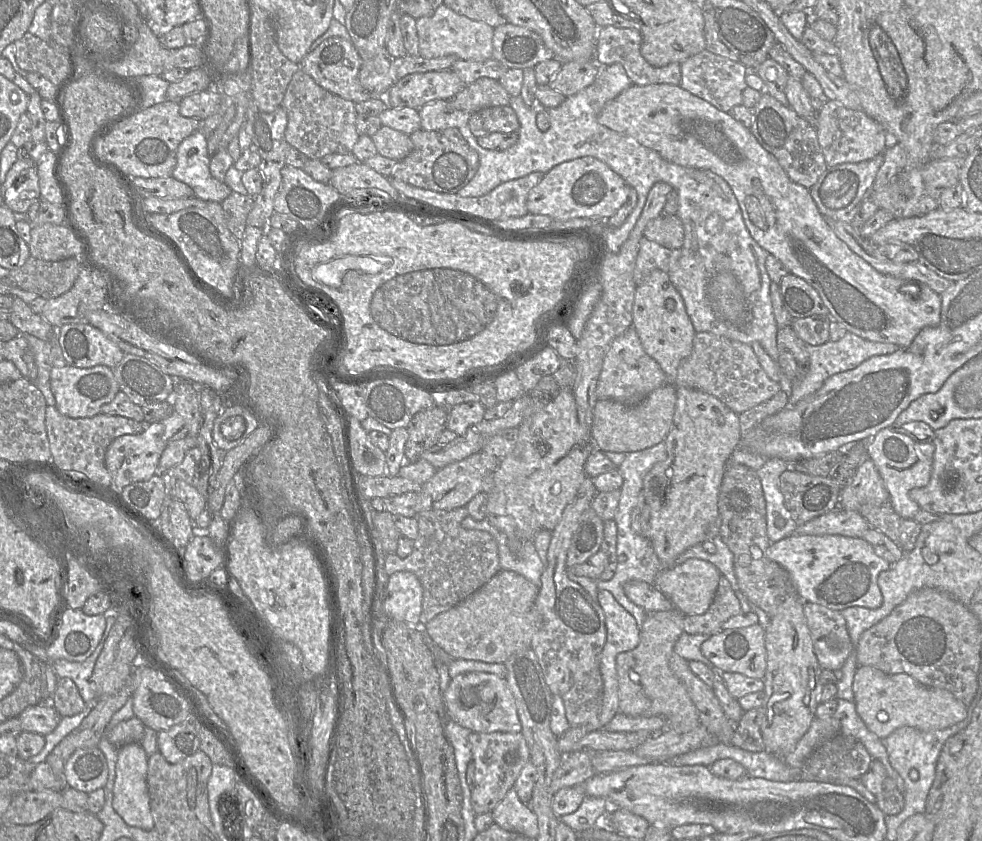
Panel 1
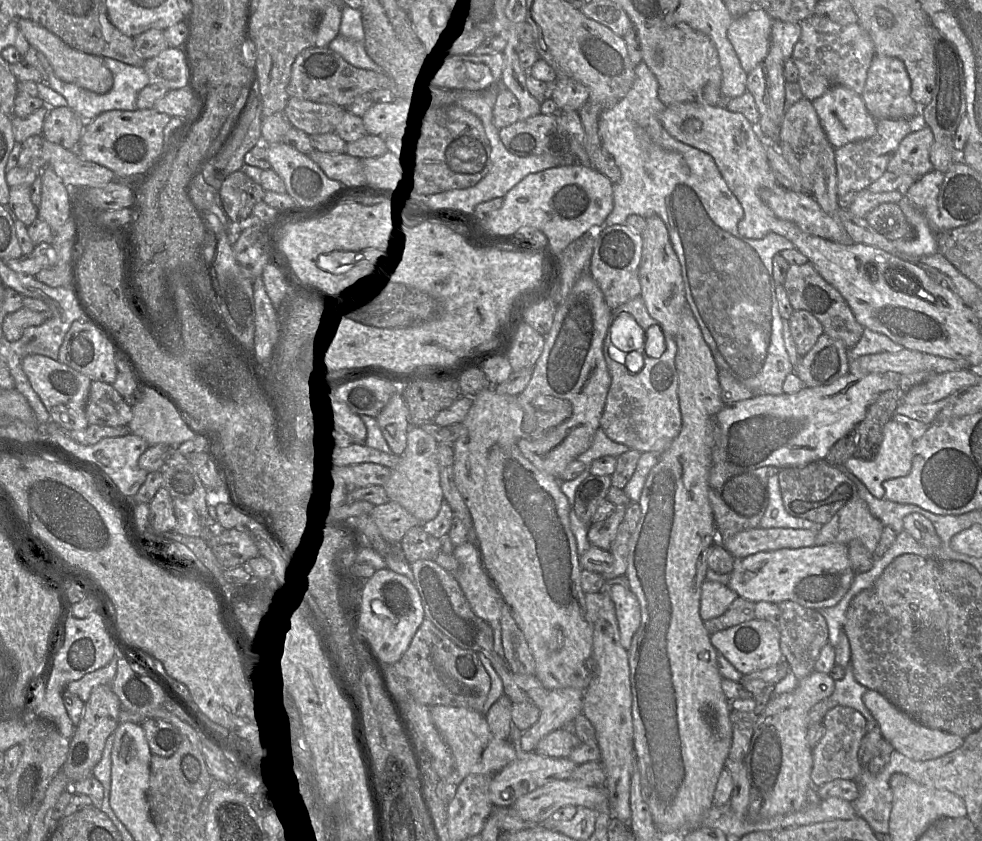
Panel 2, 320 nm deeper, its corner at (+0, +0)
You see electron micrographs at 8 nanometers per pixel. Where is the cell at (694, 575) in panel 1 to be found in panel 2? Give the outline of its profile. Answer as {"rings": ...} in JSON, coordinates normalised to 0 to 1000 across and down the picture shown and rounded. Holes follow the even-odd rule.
{"rings":[[[718,690],[714,697],[713,734],[716,740],[735,731],[752,707],[732,692]]]}

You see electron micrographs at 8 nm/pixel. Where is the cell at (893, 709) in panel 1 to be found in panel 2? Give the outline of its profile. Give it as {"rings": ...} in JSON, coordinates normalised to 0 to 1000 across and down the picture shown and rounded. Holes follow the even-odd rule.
{"rings":[[[883,819],[879,826],[879,835],[889,854],[894,859],[899,878],[912,893],[926,902],[931,905],[951,902],[976,891],[982,883],[979,875],[942,863],[891,820]]]}

